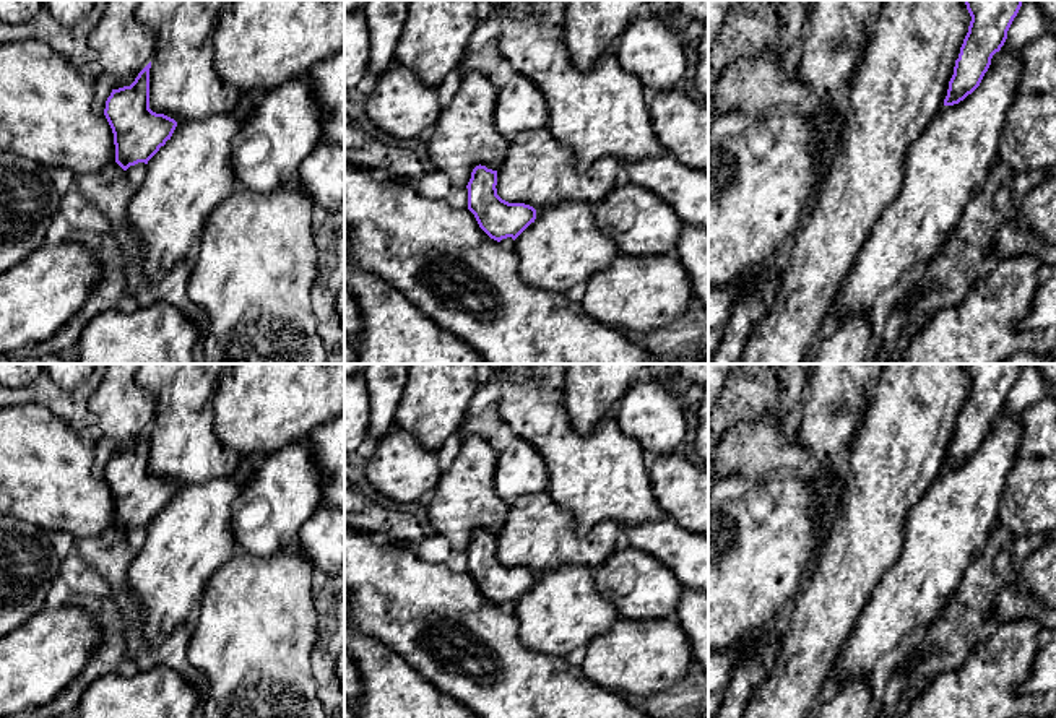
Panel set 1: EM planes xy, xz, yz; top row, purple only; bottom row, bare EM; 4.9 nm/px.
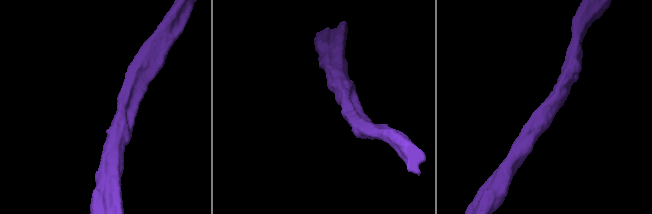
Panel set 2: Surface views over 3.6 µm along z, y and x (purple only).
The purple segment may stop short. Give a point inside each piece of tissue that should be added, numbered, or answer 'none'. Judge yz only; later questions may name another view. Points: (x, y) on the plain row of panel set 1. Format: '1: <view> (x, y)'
none

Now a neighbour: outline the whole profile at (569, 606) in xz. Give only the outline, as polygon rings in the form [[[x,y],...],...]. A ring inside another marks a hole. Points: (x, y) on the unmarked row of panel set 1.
[[[640,549],[616,551],[596,570],[562,565],[536,573],[536,583],[515,603],[518,634],[525,648],[549,656],[565,656],[606,634],[619,617],[627,621],[676,617],[684,586],[653,556]]]

